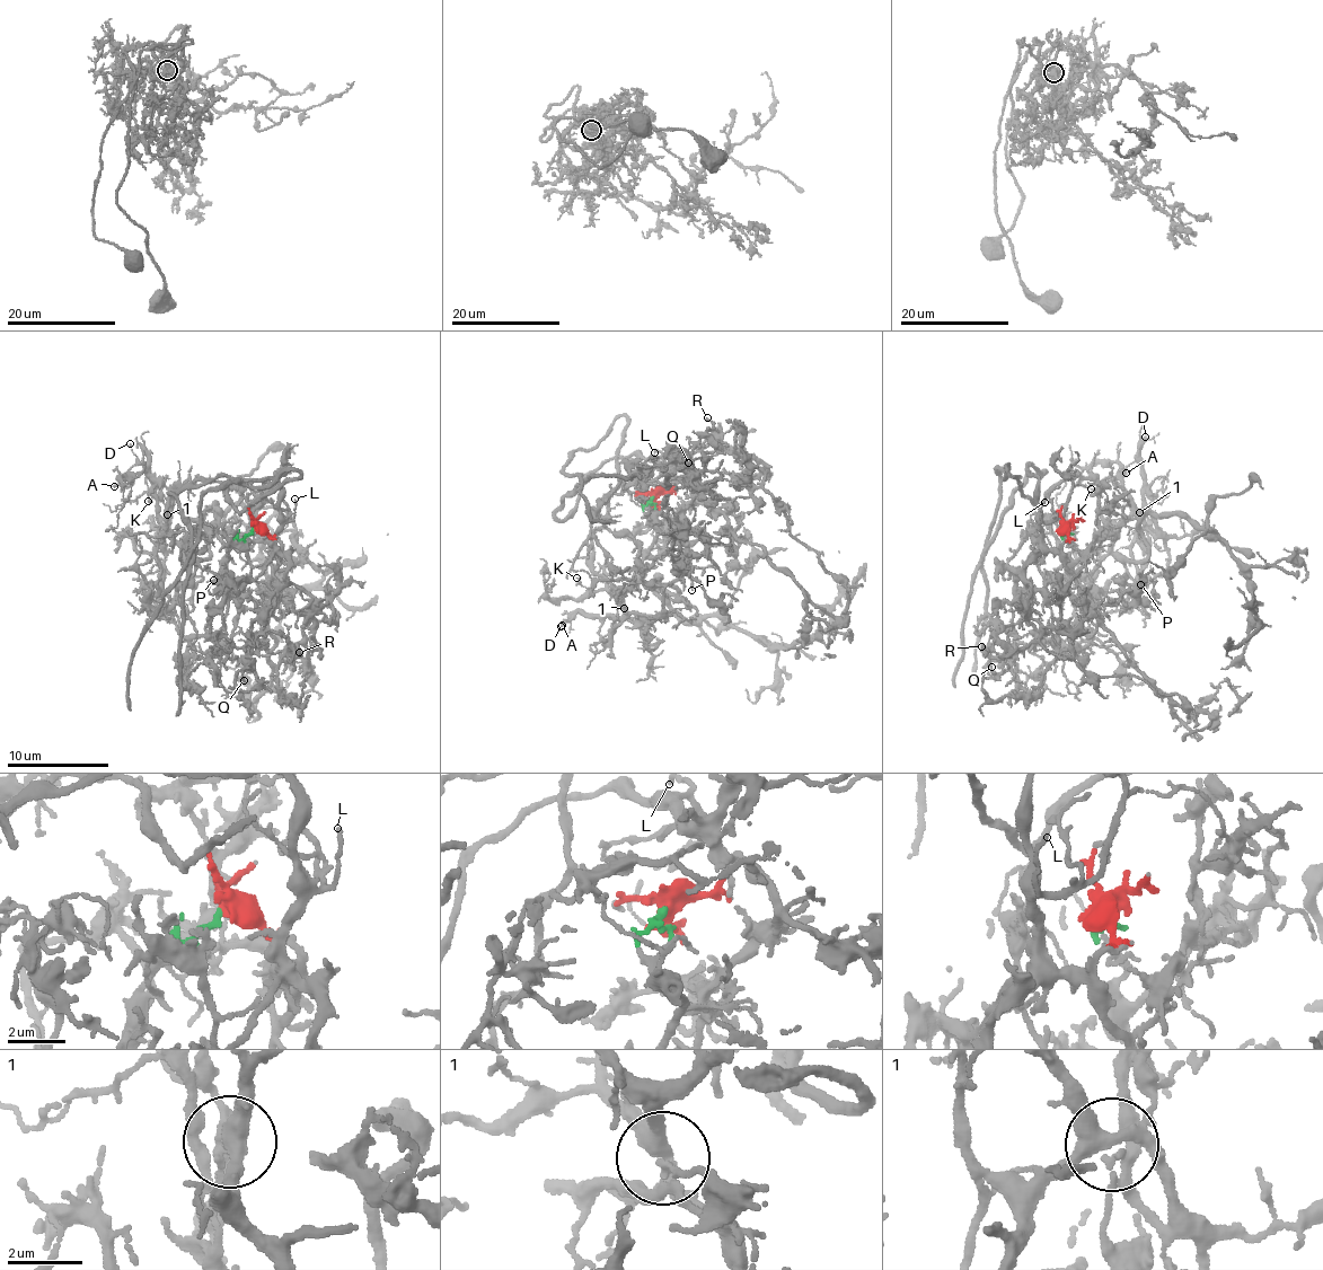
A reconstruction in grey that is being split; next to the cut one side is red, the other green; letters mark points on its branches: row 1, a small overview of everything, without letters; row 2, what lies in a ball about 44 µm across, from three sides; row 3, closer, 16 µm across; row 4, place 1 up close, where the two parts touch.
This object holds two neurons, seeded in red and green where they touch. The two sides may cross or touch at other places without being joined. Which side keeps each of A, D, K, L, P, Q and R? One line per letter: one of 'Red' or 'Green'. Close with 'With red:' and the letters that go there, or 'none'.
A: Green
D: Green
K: Green
L: Red
P: Red
Q: Red
R: Red
With red: L, P, Q, R

